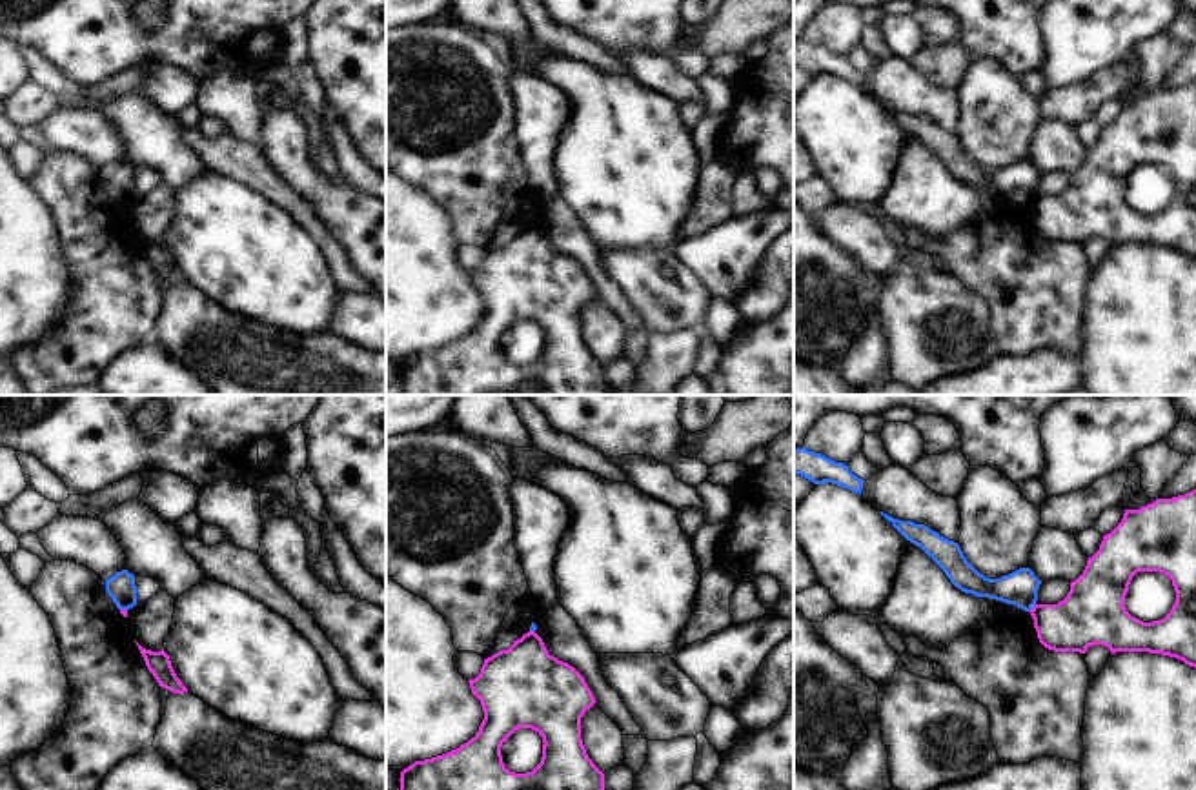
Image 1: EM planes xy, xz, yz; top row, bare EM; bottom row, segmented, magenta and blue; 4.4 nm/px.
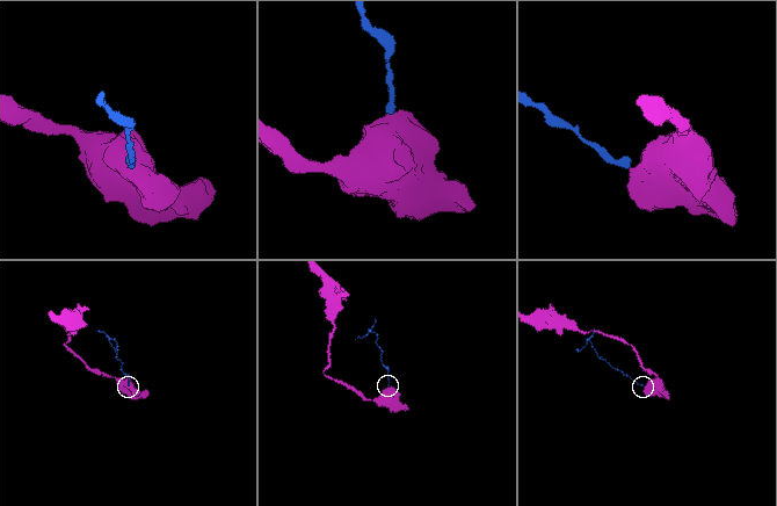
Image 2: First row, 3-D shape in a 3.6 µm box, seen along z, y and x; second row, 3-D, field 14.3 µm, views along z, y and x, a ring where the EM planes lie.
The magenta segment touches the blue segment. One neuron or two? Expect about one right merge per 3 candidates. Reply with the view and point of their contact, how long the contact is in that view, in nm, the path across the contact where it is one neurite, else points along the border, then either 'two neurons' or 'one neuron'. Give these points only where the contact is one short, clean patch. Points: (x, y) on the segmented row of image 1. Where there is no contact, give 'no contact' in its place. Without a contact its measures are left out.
yz (1033, 607) | 50 nm | along yz (1034, 603), (1029, 610) | two neurons

